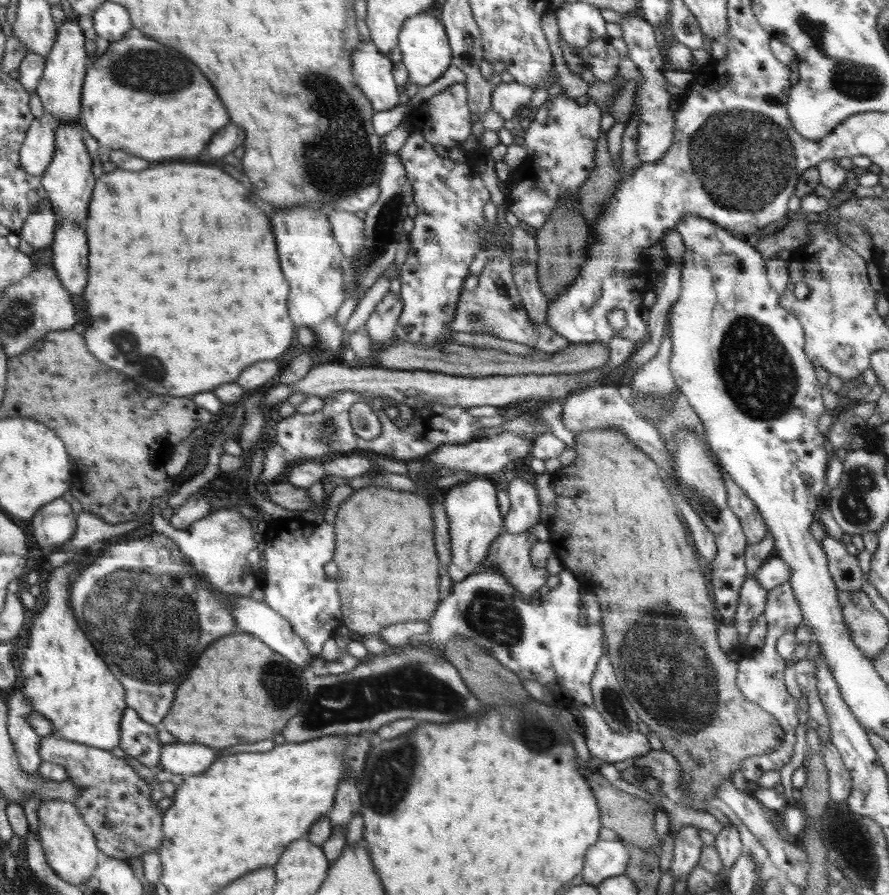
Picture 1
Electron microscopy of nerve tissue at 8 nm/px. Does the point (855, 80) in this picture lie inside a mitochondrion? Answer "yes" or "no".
yes

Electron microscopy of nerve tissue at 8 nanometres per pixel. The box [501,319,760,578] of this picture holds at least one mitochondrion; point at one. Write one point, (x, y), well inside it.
(706, 500)

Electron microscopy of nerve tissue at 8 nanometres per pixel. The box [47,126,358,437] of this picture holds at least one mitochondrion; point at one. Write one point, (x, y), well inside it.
(152, 366)

